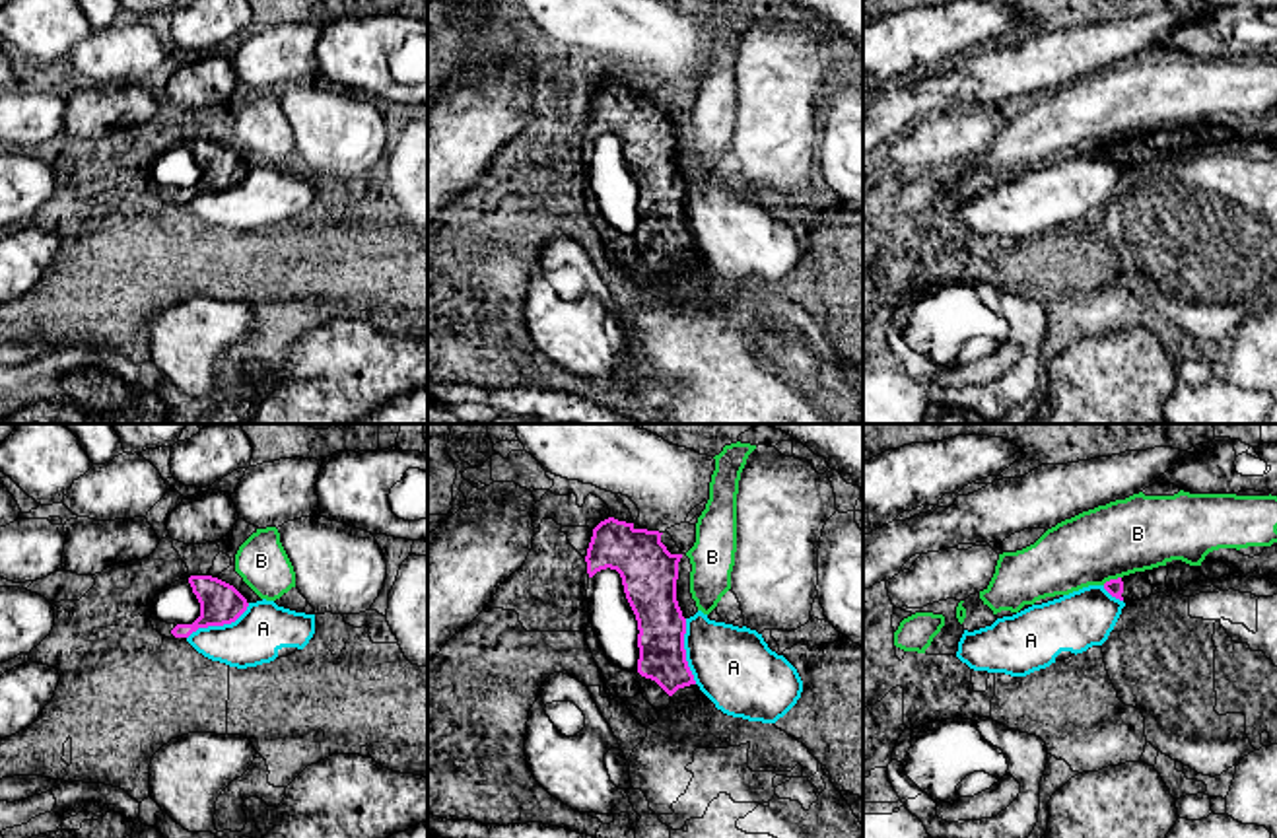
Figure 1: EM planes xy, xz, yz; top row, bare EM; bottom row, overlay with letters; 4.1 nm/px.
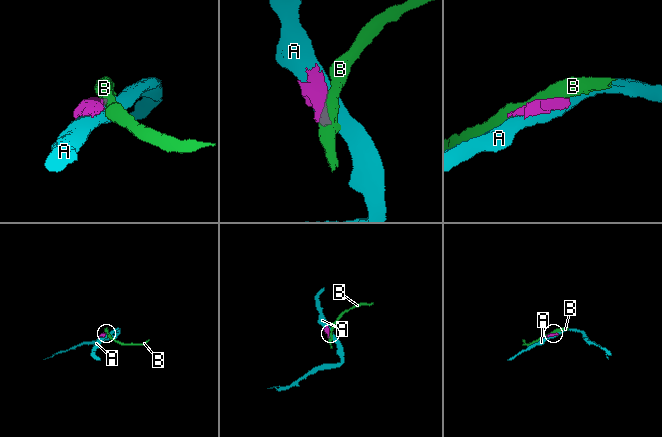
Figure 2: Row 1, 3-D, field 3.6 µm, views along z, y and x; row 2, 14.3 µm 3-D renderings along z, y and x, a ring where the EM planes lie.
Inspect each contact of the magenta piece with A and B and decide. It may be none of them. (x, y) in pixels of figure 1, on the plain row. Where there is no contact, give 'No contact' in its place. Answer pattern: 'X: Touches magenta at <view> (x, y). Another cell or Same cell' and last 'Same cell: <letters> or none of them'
A: Touches magenta at xy (218, 189). Another cell
B: Touches magenta at yz (1110, 144). Another cell
Same cell: none of them

